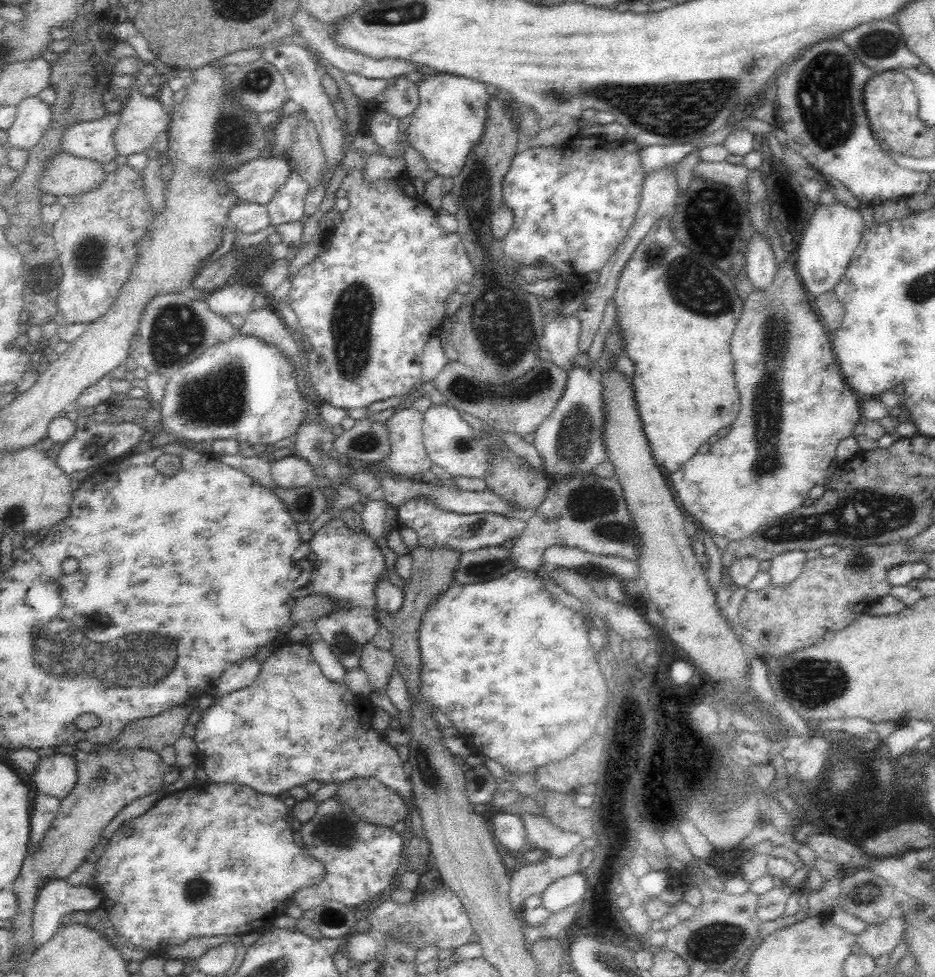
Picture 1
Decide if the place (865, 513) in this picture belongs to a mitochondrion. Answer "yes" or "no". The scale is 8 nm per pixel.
yes

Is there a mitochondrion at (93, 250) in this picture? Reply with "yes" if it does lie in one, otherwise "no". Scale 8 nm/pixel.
yes

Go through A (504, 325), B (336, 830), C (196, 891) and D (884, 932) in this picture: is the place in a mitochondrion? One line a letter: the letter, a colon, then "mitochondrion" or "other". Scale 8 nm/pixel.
A: mitochondrion
B: mitochondrion
C: mitochondrion
D: other

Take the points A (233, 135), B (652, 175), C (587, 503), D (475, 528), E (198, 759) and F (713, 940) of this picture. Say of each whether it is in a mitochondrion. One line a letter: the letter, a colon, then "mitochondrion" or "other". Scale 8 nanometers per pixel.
A: mitochondrion
B: other
C: mitochondrion
D: mitochondrion
E: other
F: mitochondrion

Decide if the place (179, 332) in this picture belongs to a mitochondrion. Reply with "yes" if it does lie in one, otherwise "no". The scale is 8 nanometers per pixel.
yes

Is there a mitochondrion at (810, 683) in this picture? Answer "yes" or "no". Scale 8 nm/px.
yes

